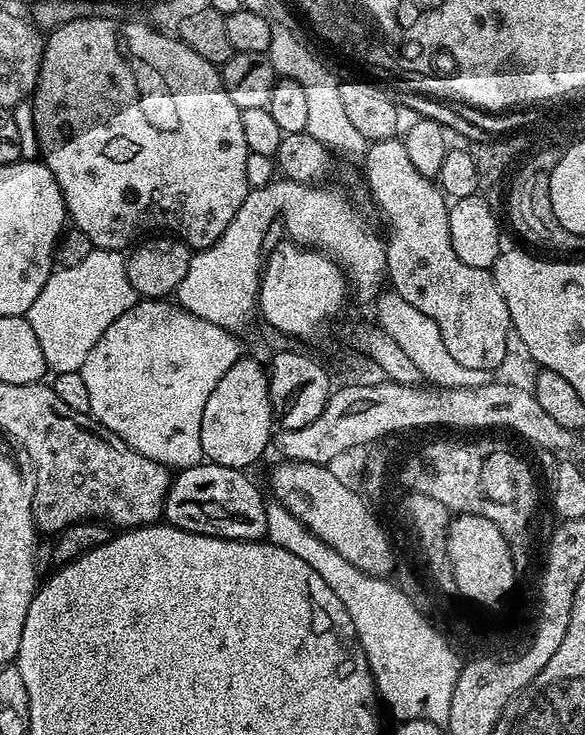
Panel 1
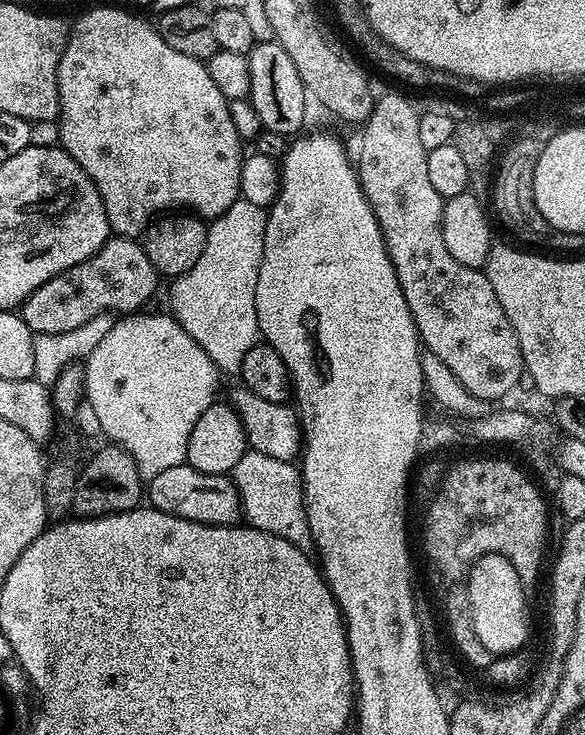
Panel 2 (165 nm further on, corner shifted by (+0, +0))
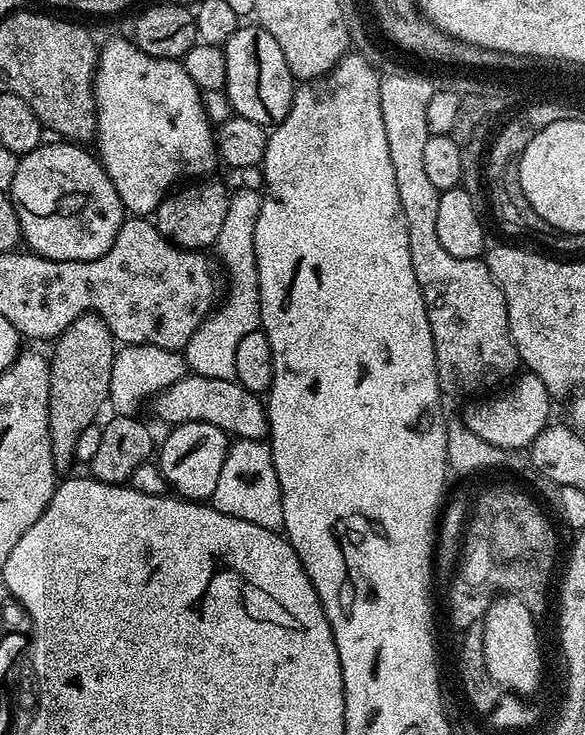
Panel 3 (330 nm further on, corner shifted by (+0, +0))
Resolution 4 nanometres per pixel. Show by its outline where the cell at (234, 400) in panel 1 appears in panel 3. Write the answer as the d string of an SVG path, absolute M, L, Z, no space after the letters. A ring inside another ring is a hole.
M210 422L177 424L169 432L172 433L158 444L158 467L164 475L165 485L185 500L211 501L214 486L218 486L218 478L222 474L222 462L226 462L230 443L228 433L218 426L210 426Z

